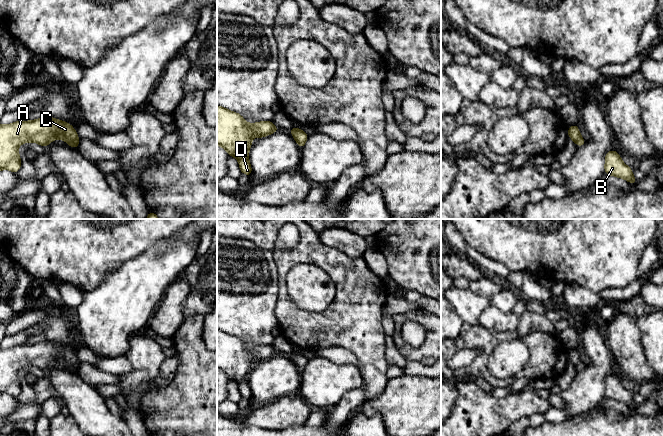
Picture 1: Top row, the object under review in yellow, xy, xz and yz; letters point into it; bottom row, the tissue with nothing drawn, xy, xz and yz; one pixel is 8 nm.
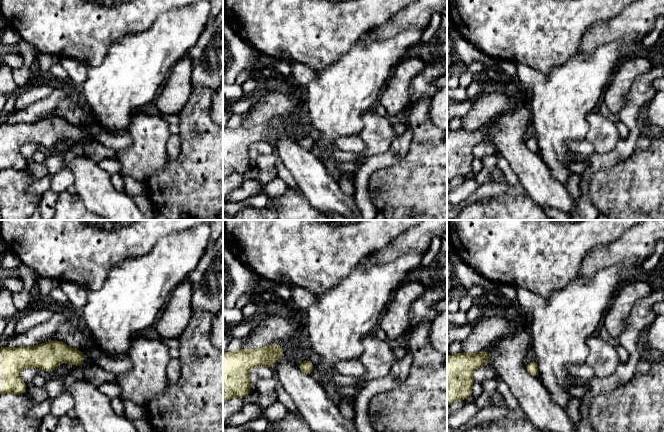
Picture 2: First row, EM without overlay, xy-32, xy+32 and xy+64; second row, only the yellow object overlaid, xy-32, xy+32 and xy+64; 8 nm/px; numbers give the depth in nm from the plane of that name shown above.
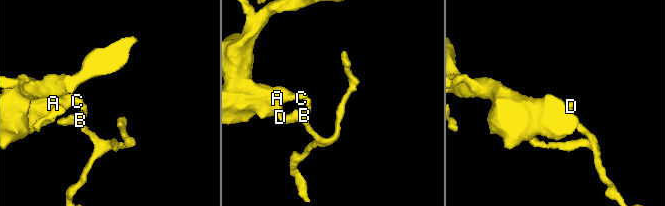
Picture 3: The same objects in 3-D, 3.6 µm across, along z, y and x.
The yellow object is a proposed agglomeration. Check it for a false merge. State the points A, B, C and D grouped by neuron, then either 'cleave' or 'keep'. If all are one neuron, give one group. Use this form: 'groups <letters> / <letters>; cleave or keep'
groups A C D / B; cleave

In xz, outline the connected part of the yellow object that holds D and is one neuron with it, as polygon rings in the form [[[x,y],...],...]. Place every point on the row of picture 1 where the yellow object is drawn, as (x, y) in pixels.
[[[217,105],[217,145],[238,159],[242,174],[252,176],[248,158],[252,137],[262,138],[277,131],[280,129],[272,121],[246,123],[239,113]]]

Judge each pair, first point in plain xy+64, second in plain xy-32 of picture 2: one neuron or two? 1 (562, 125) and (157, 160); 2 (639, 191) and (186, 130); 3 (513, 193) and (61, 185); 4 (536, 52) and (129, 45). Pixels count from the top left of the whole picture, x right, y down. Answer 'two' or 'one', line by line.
1: two
2: one
3: two
4: two

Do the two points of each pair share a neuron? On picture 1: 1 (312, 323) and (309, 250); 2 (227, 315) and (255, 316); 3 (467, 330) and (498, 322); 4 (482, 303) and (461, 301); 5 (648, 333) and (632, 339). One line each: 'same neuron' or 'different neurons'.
1: same neuron
2: same neuron
3: different neurons
4: same neuron
5: different neurons

